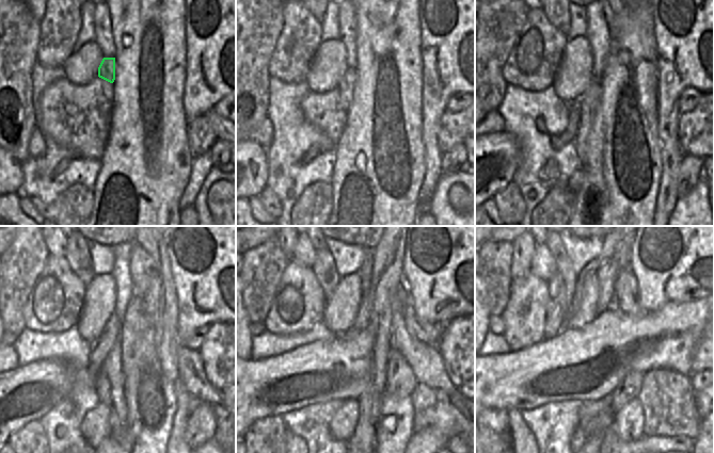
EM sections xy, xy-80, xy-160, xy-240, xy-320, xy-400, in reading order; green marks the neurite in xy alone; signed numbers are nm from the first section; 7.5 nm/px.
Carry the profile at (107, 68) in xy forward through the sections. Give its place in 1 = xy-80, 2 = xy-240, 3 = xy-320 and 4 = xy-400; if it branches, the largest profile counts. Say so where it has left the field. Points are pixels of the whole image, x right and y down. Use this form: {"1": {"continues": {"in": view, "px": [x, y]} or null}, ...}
{"1": {"continues": {"in": "xy-80", "px": [347, 83]}}, "2": {"continues": {"in": "xy-240", "px": [110, 378]}}, "3": {"continues": {"in": "xy-320", "px": [364, 436]}}, "4": {"continues": {"in": "xy-400", "px": [597, 427]}}}

